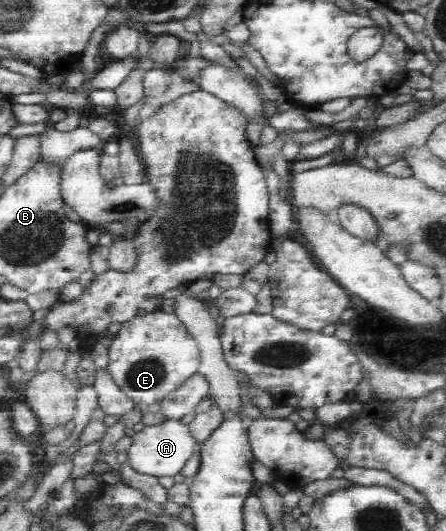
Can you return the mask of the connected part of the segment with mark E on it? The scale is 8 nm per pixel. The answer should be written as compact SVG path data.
M162 310L137 316L136 318L130 319L128 322L122 324L121 329L114 336L112 336L110 341L107 343L107 347L109 349L109 361L107 364L108 372L112 375L115 383L124 391L124 394L129 396L135 404L140 404L142 408L145 408L148 404L159 403L162 398L171 395L174 390L182 384L182 382L188 381L190 376L197 372L201 359L201 354L195 338L188 332L188 329L184 326L184 324L180 322L180 319L176 316L176 313L168 313Z

